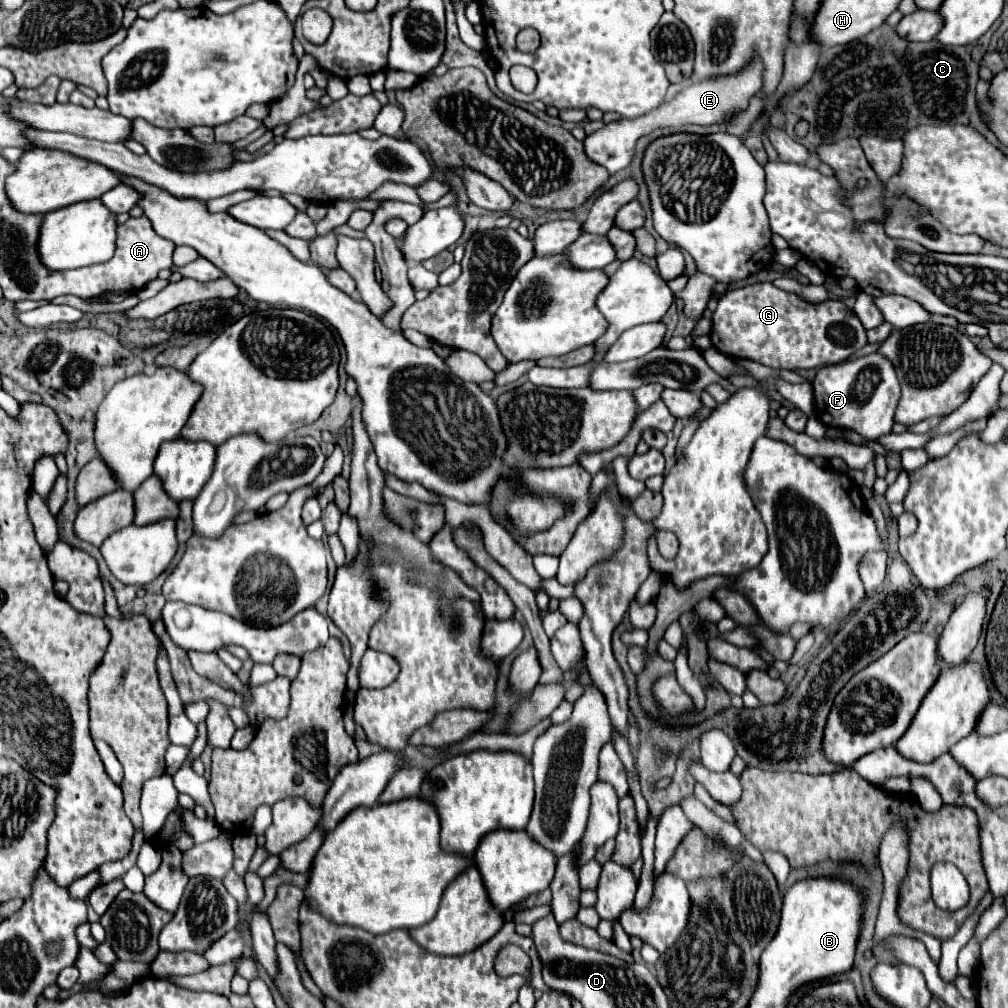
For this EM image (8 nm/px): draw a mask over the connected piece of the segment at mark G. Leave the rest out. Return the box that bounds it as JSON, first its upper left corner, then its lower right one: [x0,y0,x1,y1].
[711,282,867,370]

